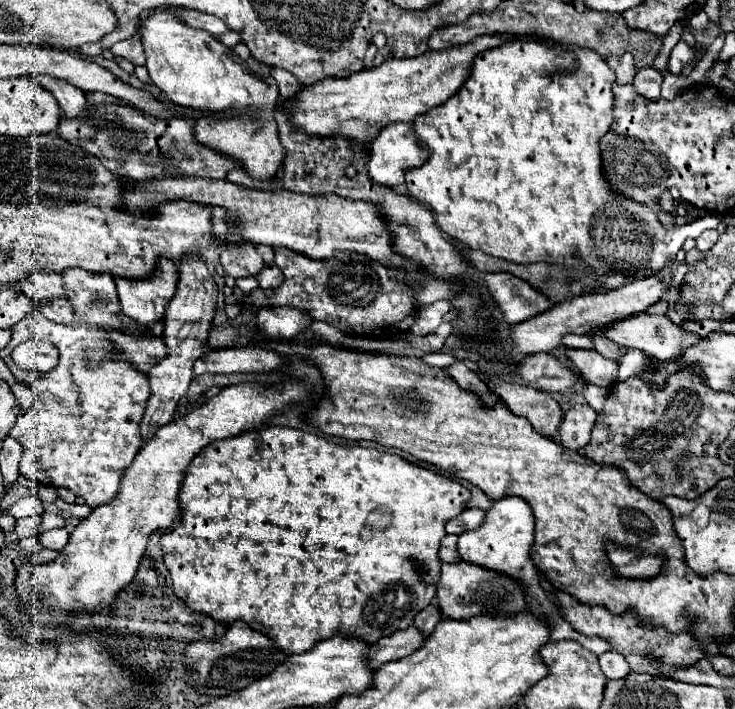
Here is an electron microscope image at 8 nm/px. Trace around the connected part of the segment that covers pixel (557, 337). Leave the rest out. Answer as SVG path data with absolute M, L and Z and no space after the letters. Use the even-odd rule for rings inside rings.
M676 261L662 269L660 273L656 273L654 277L646 277L646 279L634 279L632 283L616 289L616 291L608 291L608 293L592 293L592 295L582 295L582 297L574 297L568 299L566 303L558 303L554 305L550 311L536 315L532 319L528 319L526 323L518 323L512 329L512 351L522 351L522 353L542 353L542 351L552 351L554 347L562 345L562 337L568 333L578 333L578 335L586 335L590 331L594 331L600 325L606 325L610 321L618 321L624 319L628 315L646 311L648 307L652 307L654 303L658 303L658 297L662 295L664 289L668 287L680 287L682 277L690 271L690 267L686 263L678 263Z

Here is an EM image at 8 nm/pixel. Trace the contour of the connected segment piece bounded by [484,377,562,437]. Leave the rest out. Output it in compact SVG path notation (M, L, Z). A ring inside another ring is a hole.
M498 377L484 379L484 383L490 387L490 391L494 391L494 395L498 395L500 401L508 405L514 415L526 417L532 427L544 437L552 437L558 431L558 425L562 421L562 409L550 393L528 385L506 383Z

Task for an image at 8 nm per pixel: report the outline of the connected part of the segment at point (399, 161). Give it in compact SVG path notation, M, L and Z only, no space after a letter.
M390 123L380 131L380 135L370 143L370 161L368 161L368 175L374 183L380 185L402 185L404 183L404 173L408 169L414 169L422 165L428 159L428 151L418 143L416 133L410 123Z

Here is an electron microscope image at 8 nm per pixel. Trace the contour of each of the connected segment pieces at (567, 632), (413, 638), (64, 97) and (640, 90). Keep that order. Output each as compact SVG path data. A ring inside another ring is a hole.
M504 497L504 499L492 503L490 511L486 513L486 517L482 521L482 527L478 527L474 531L466 531L458 537L458 553L468 563L498 571L502 575L510 575L514 581L518 581L526 589L524 595L526 595L528 603L532 605L530 609L536 609L540 615L544 615L544 619L548 623L552 623L552 639L554 641L574 639L596 655L602 655L602 653L610 651L608 641L604 641L600 637L584 637L584 635L576 633L570 627L570 623L558 615L556 607L548 601L546 593L542 591L542 587L538 583L538 573L536 573L536 567L530 559L532 543L534 543L534 515L530 511L530 505L526 505L520 497Z
M410 625L408 629L404 631L396 631L394 635L388 635L388 637L383 637L370 645L370 663L374 669L378 669L380 665L388 663L388 661L394 661L394 659L402 659L406 655L410 655L412 651L416 651L422 643L424 643L424 635L414 629L414 625Z
M28 75L28 77L32 79L32 83L38 89L46 89L56 97L56 101L60 103L62 113L66 117L74 119L74 117L82 117L86 113L86 95L78 87L74 87L66 81L48 77L48 75Z
M646 67L646 69L638 69L634 81L632 81L634 89L638 95L642 95L648 101L658 101L660 99L660 85L662 85L662 73Z

